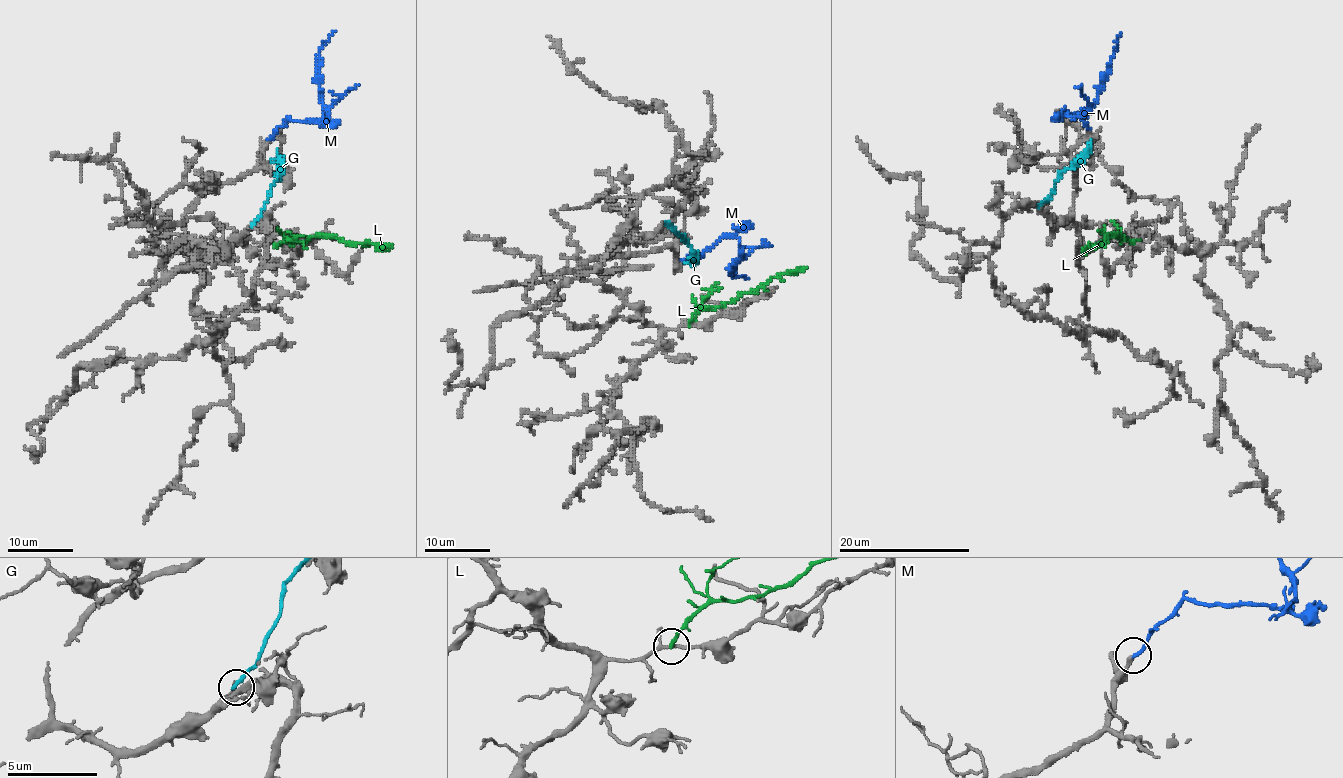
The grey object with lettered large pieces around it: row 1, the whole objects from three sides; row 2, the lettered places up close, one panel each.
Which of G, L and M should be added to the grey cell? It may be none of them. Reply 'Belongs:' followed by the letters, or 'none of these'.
Belongs: M

